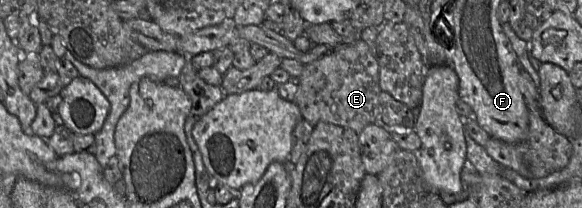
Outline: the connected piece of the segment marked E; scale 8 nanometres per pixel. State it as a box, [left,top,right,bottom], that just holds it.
[295,40,380,134]

